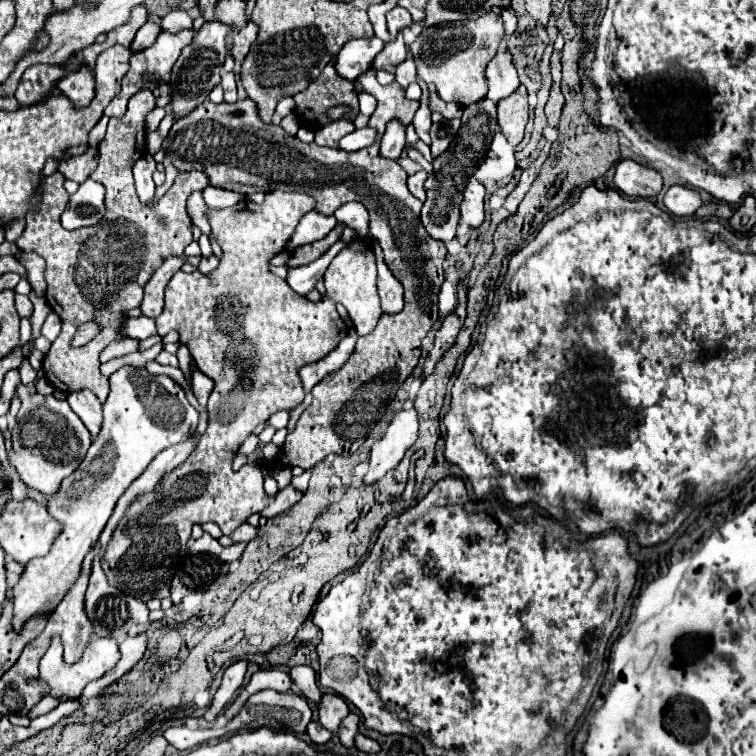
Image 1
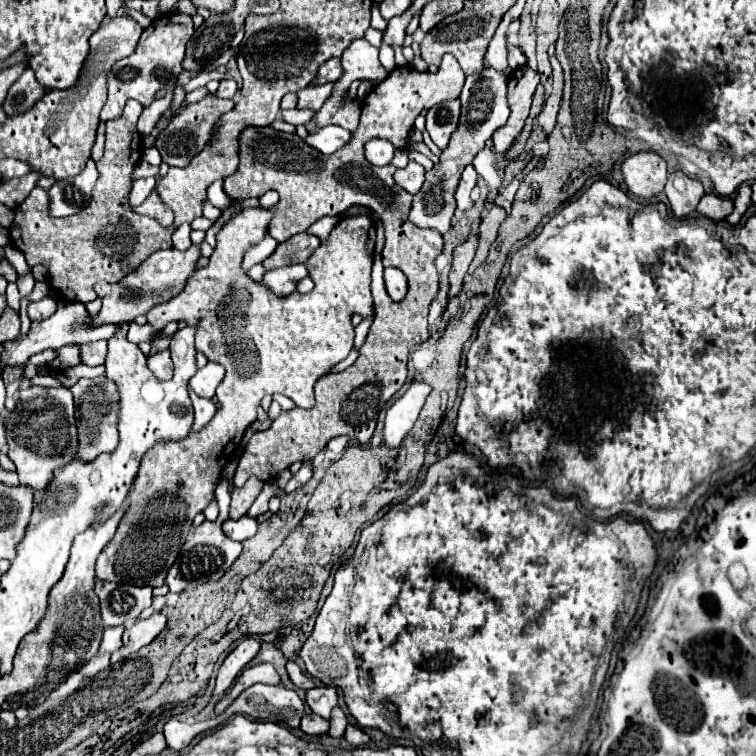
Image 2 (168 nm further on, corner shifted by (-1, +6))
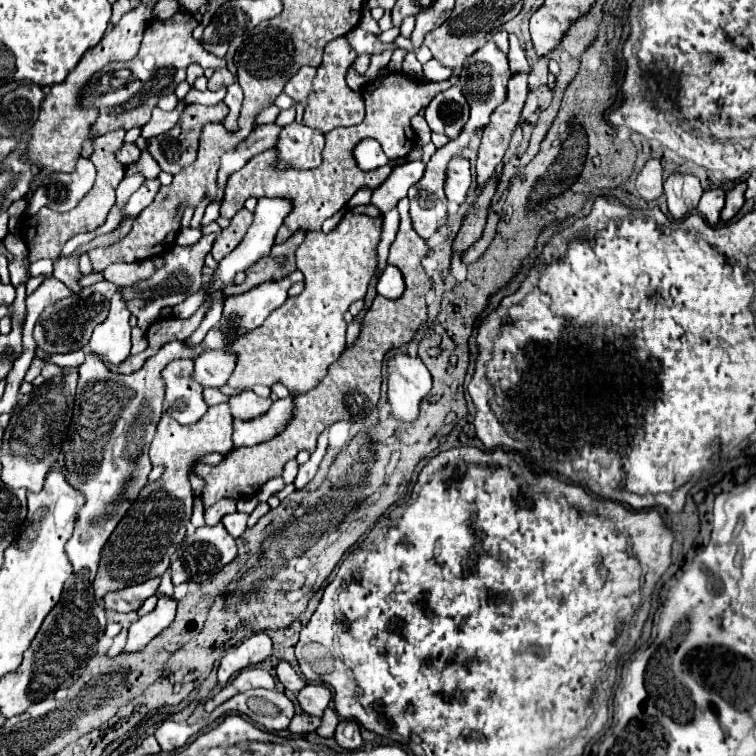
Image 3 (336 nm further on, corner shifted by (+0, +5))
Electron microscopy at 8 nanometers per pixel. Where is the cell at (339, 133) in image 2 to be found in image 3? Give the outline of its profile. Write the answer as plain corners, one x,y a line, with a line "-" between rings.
292,122
282,128
276,142
276,164
274,168
308,170
320,166
324,150
324,134
304,124

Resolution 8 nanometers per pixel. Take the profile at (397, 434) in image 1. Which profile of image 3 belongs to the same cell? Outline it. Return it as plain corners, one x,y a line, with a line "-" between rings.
398,352
388,360
388,400
398,420
414,422
418,418
420,400
430,388
432,376
420,356

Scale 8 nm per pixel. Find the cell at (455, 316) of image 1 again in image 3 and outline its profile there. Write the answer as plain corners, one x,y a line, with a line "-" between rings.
494,174
490,178
490,182
484,186
484,190
480,192
474,206
468,210
468,214
462,222
462,228
454,240
454,246
452,246
456,252
464,252
468,246
472,246
482,236
482,230
486,224
486,212
490,208
490,200
496,192
496,186
498,186
498,174

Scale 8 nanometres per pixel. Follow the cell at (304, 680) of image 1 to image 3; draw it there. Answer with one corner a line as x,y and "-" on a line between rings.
284,660
278,662
278,666
276,666
276,674
278,674
278,680
284,684
286,690
298,692
298,690
302,690
302,688
306,686
306,682
292,670
292,666
290,666
288,662
284,662

